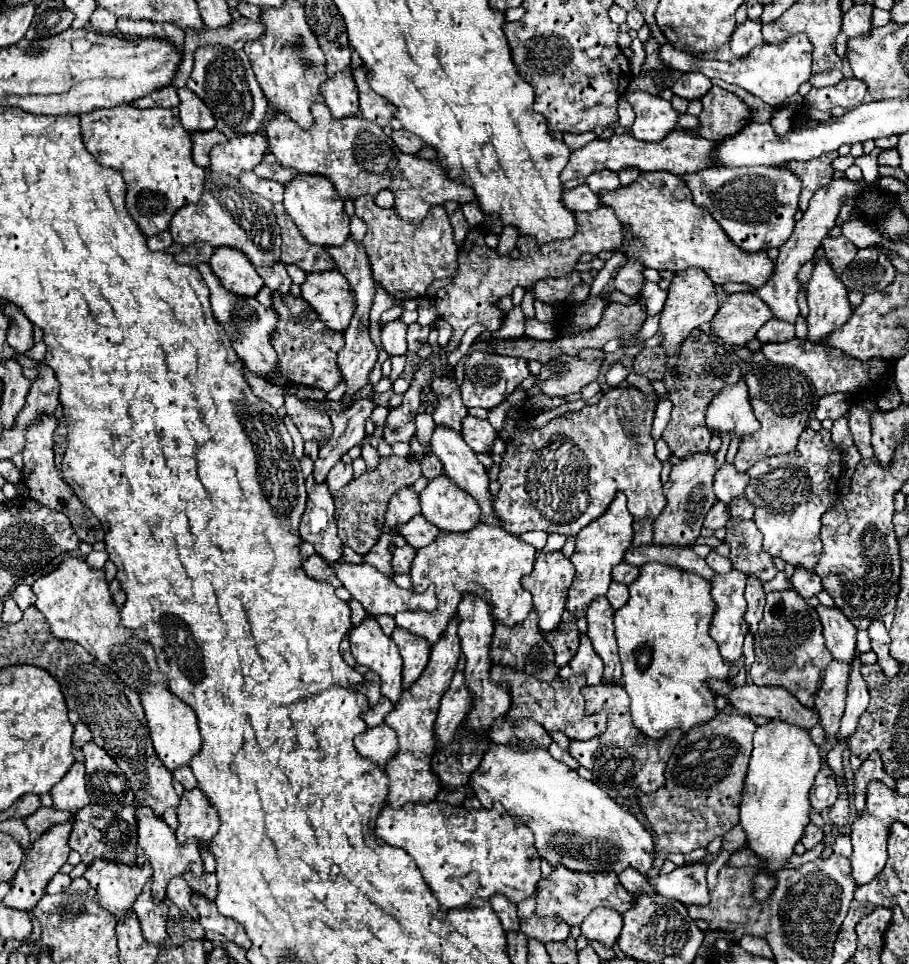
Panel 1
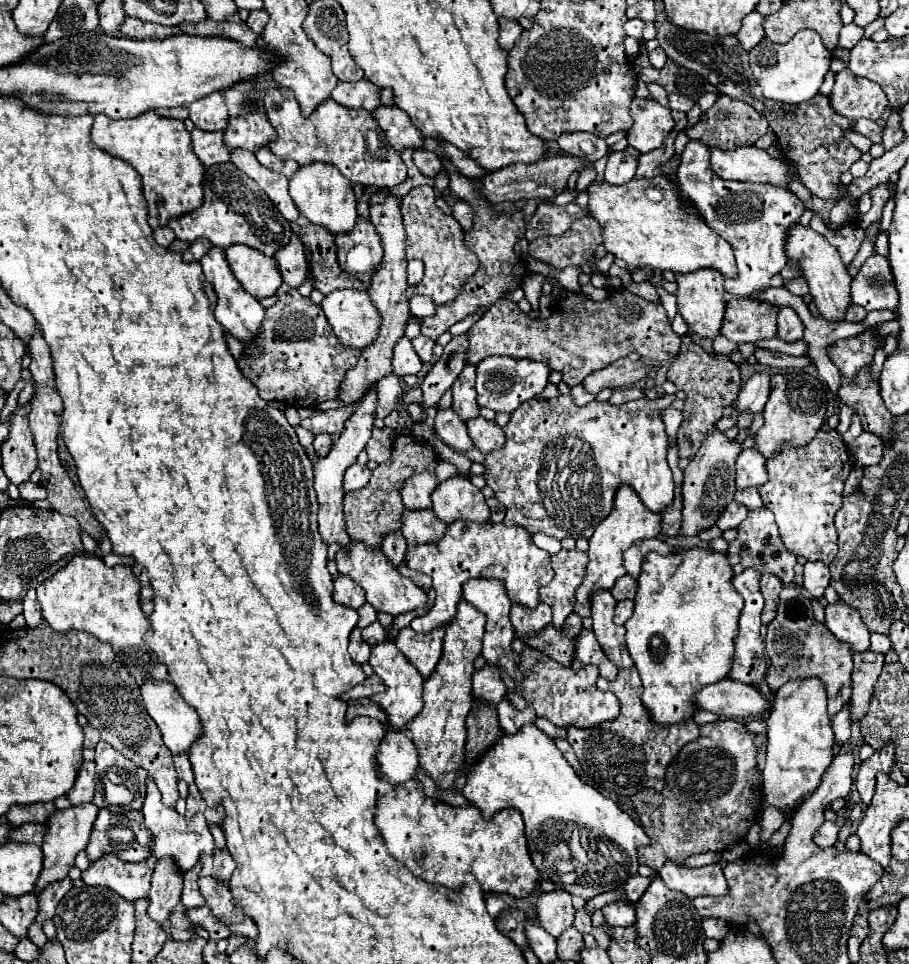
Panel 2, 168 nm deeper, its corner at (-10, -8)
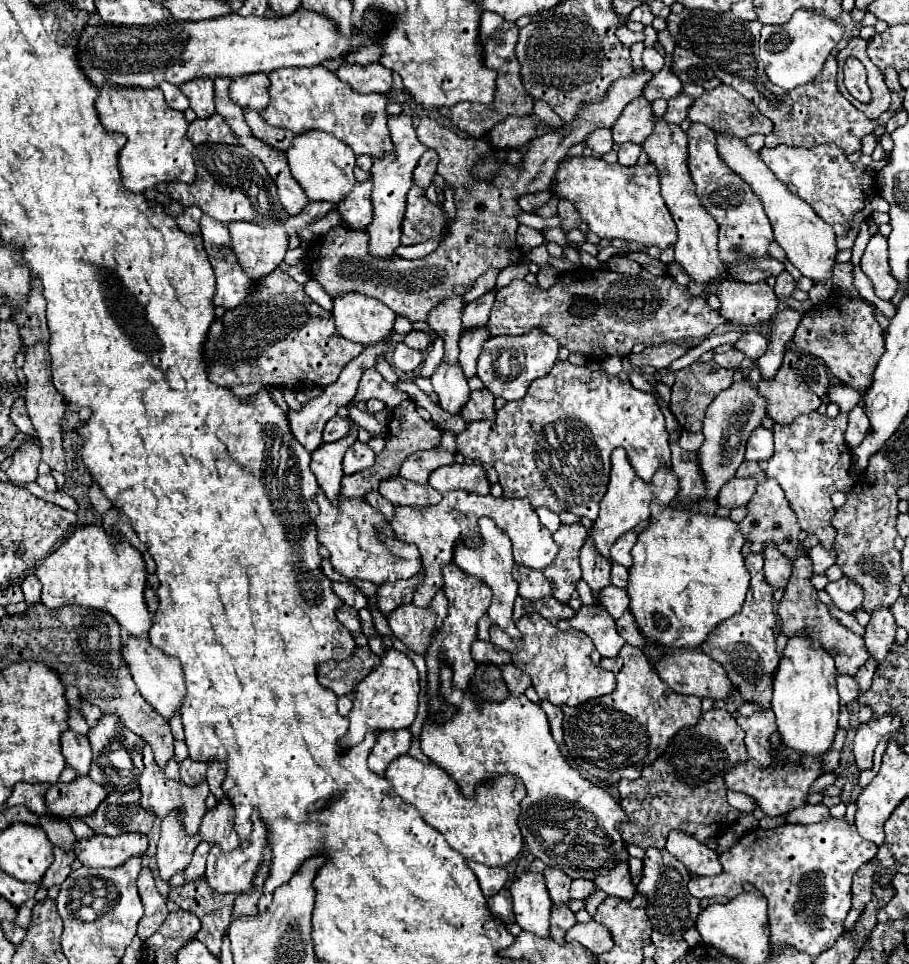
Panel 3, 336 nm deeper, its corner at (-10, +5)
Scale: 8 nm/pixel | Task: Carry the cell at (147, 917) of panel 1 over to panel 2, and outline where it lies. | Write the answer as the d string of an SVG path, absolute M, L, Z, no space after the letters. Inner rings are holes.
M170 859L158 861L154 875L152 875L152 889L148 895L148 915L156 923L168 921L172 909L180 903L180 891L182 891L182 875L174 867Z

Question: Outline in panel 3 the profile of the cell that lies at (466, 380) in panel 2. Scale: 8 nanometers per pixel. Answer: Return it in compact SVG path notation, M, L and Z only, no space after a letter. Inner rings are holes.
M486 326L464 330L460 336L460 366L466 374L466 378L472 378L476 374L476 360L482 352L482 344L490 338L490 330Z

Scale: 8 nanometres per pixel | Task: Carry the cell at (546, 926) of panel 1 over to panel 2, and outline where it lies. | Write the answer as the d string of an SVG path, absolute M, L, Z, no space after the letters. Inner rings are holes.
M562 889L542 893L536 901L536 923L552 937L560 937L574 923L574 907L570 901L570 893Z

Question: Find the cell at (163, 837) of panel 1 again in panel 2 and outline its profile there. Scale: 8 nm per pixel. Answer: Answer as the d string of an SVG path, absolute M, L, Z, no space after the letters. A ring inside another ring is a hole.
M148 781L148 793L146 793L142 813L144 813L144 825L152 833L150 855L158 859L170 857L178 867L178 873L184 875L186 871L190 871L190 867L194 867L194 863L198 863L202 855L214 855L214 837L204 821L204 815L194 815L194 819L190 821L180 817L176 809L170 809L160 801L160 791L154 781Z

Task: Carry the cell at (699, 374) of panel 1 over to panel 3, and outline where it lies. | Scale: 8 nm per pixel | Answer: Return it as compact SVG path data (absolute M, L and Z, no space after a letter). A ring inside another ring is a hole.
M714 360L710 362L694 362L682 370L676 372L676 382L672 386L672 402L670 402L670 412L676 416L678 424L684 430L699 432L702 430L704 412L708 404L732 384L732 370L718 366Z

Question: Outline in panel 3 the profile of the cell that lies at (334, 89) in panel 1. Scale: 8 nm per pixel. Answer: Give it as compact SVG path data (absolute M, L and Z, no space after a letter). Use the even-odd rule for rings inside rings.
M342 64L336 70L338 78L348 82L356 92L388 92L392 88L392 72L382 64Z

